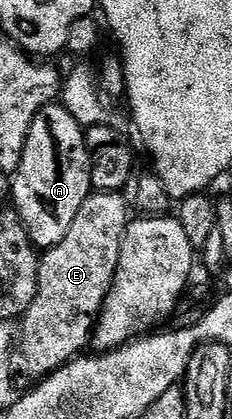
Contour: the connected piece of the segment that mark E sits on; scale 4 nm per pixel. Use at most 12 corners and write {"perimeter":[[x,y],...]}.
{"perimeter":[[92,192],[39,259],[17,326],[35,380],[80,357],[115,283],[122,193]]}

